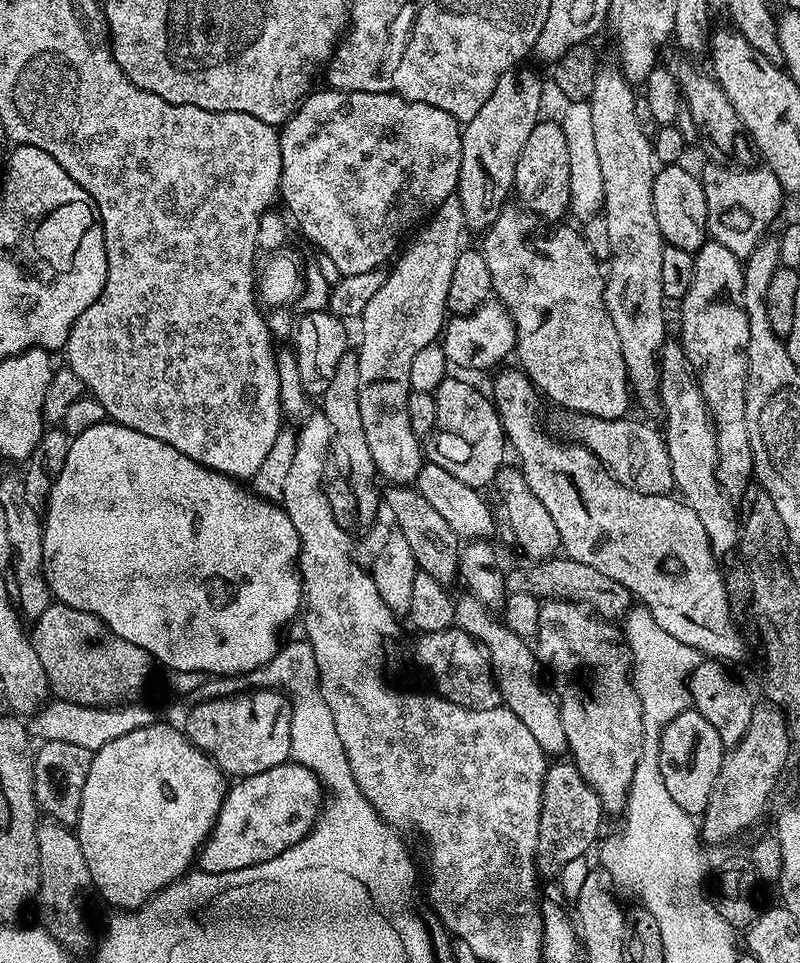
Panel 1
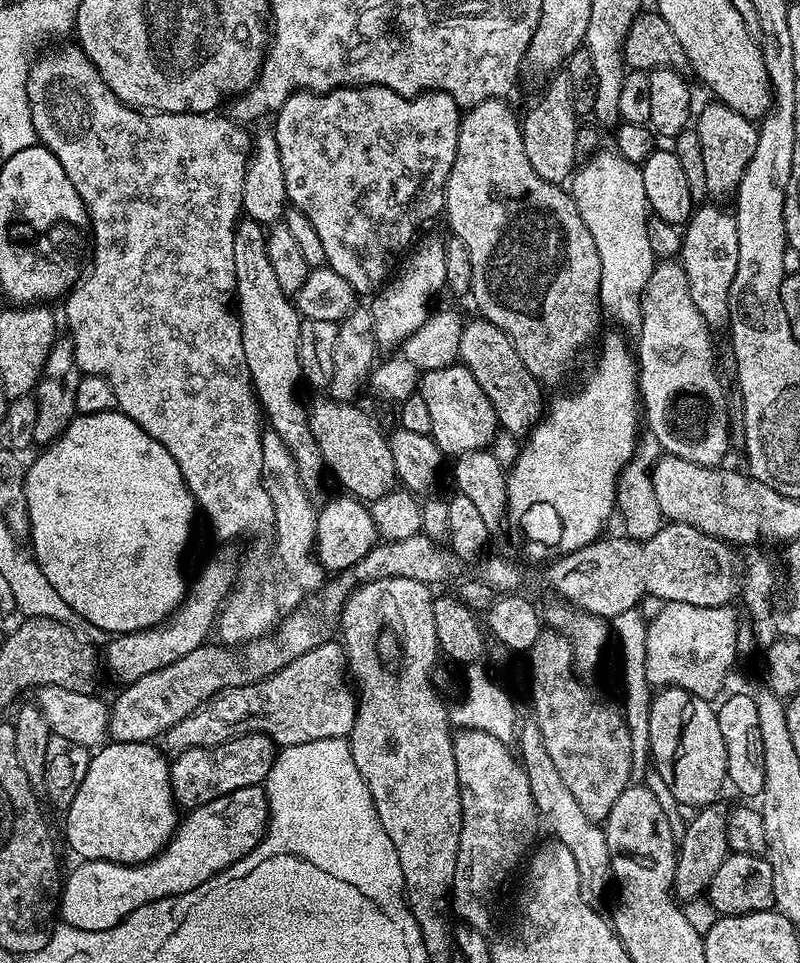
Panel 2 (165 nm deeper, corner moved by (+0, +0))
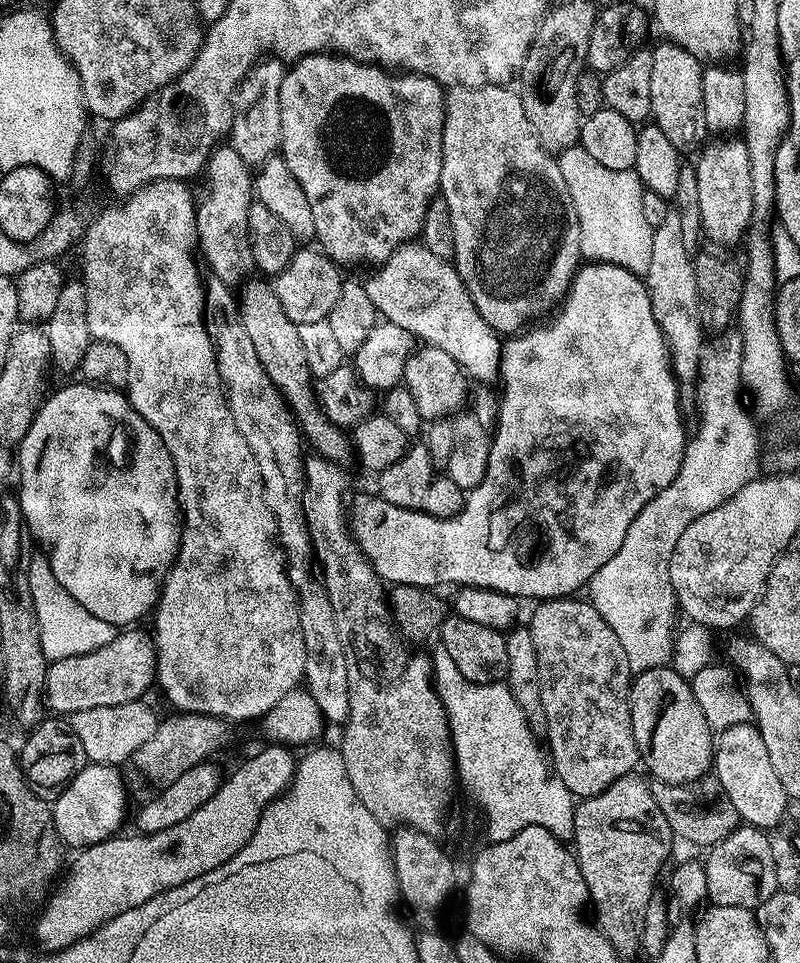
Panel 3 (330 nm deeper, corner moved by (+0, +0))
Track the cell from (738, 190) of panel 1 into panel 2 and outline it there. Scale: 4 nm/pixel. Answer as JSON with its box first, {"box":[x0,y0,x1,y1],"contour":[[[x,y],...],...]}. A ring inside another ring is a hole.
{"box":[694,102,758,196],"contour":[[[711,102],[712,104],[708,104],[704,109],[697,111],[694,116],[694,128],[696,124],[696,140],[700,143],[700,164],[704,167],[704,184],[709,188],[710,191],[713,192],[716,196],[724,196],[727,194],[735,193],[736,188],[739,187],[742,182],[742,176],[746,174],[746,166],[750,166],[750,158],[754,158],[754,146],[758,146],[758,128],[755,123],[751,120],[747,120],[742,114],[738,114],[738,110],[734,110],[730,106],[726,106],[725,104],[721,104],[719,102]]]}

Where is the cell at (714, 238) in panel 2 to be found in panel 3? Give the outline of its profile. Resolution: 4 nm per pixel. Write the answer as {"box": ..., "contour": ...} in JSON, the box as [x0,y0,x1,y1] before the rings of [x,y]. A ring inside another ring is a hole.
{"box":[696,138,753,248],"contour":[[[724,138],[721,144],[712,144],[708,153],[696,164],[696,208],[700,211],[700,228],[704,236],[716,248],[732,248],[749,231],[748,222],[753,219],[752,191],[750,190],[750,158],[743,139]]]}

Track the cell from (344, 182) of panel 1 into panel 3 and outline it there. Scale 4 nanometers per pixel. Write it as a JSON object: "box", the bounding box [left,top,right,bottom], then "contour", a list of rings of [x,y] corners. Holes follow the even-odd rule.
{"box":[278,54,445,266],"contour":[[[335,54],[303,56],[285,71],[284,81],[281,84],[281,142],[278,152],[283,156],[286,166],[290,166],[290,174],[298,178],[298,186],[302,186],[306,199],[310,201],[310,211],[314,217],[316,231],[315,243],[319,245],[324,255],[336,261],[337,265],[379,266],[390,258],[390,254],[394,254],[394,250],[398,250],[404,244],[413,243],[419,237],[422,222],[426,218],[426,210],[430,202],[437,199],[440,191],[445,95],[445,89],[441,84],[428,76],[418,76],[415,72],[409,71],[397,74],[392,70],[385,71],[379,64],[362,64],[359,60],[351,60],[348,56]]]}

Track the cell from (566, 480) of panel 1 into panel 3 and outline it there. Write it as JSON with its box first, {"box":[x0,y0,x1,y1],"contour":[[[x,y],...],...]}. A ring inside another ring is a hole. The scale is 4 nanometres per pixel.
{"box":[363,242,501,386],"contour":[[[413,242],[394,250],[394,254],[390,254],[390,258],[373,272],[376,273],[369,280],[363,281],[364,289],[370,294],[370,302],[374,302],[377,313],[387,323],[402,326],[417,339],[426,339],[423,341],[433,348],[446,350],[446,354],[450,354],[450,358],[454,358],[477,385],[488,386],[499,381],[501,337],[488,325],[486,318],[478,314],[478,306],[474,306],[474,298],[470,298],[470,290],[466,290],[455,263],[437,258],[426,250],[424,244]]]}

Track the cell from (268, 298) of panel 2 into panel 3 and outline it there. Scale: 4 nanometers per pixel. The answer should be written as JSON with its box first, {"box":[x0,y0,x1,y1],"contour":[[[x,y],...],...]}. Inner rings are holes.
{"box":[196,146,254,286],"contour":[[[231,146],[223,147],[217,147],[206,161],[208,193],[199,197],[196,206],[196,231],[199,251],[212,263],[215,279],[236,286],[241,283],[240,276],[254,268],[248,241],[248,208],[254,203],[254,176]]]}

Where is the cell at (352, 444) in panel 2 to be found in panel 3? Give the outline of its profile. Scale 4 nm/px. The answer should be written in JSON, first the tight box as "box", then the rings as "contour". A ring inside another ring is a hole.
{"box":[238,283,354,465],"contour":[[[271,283],[246,284],[238,292],[238,311],[246,335],[258,354],[258,362],[262,362],[266,374],[270,374],[270,382],[274,382],[285,404],[296,417],[303,439],[310,446],[312,443],[311,449],[338,465],[347,465],[347,460],[352,460],[354,456],[353,441],[341,425],[330,422],[320,411],[320,401],[316,399],[314,391],[314,377],[310,366],[306,366],[302,342],[298,339],[298,324],[286,318],[286,310],[282,310],[282,302],[278,302],[275,287]]]}

